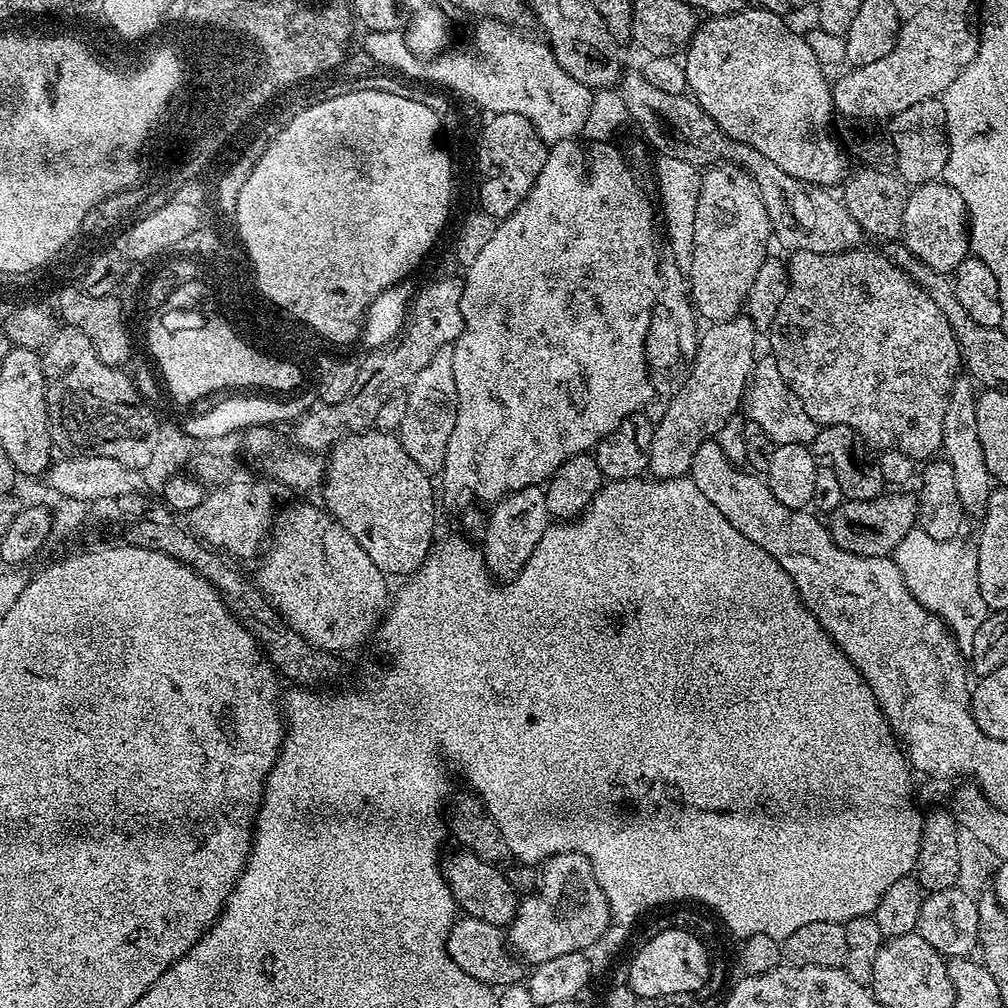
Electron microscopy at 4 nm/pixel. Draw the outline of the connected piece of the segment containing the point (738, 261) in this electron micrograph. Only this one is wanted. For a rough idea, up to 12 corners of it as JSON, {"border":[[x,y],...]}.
{"border":[[739,164],[700,178],[691,300],[741,315],[772,223]]}

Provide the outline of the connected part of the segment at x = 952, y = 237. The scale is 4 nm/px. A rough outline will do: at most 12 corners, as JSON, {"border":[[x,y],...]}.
{"border":[[915,185],[902,243],[945,274],[970,255],[962,194]]}

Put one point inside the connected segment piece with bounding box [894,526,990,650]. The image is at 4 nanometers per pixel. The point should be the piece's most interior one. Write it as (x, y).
(943, 574)

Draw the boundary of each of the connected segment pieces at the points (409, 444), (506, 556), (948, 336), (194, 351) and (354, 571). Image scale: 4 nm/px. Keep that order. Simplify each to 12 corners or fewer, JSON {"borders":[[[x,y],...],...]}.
{"borders":[[[451,347],[406,389],[400,445],[436,474],[458,414]],[[540,486],[501,497],[482,541],[496,572],[526,566],[550,523]],[[883,251],[792,252],[770,335],[817,426],[917,462],[962,353]],[[199,286],[152,323],[184,406],[226,390],[293,391],[296,368],[242,347]],[[292,504],[261,584],[328,648],[364,639],[390,580],[331,512]]]}

